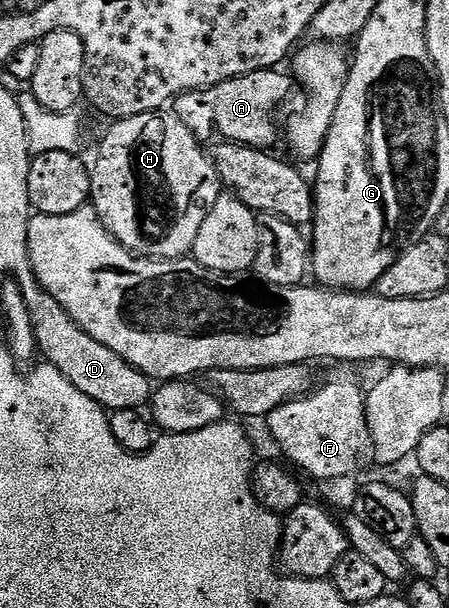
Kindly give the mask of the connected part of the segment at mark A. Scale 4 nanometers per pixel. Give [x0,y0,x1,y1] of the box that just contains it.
[173,69,296,148]

